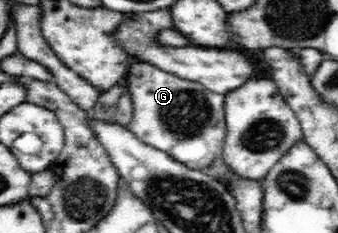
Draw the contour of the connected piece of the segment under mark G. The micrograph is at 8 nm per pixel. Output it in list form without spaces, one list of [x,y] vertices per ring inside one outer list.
[[[147,62],[131,63],[124,82],[134,104],[132,122],[128,124],[127,129],[133,132],[141,142],[154,146],[157,150],[163,150],[177,162],[182,162],[191,169],[201,170],[208,167],[216,158],[221,157],[226,137],[223,94],[213,94],[199,82],[183,80]]]

